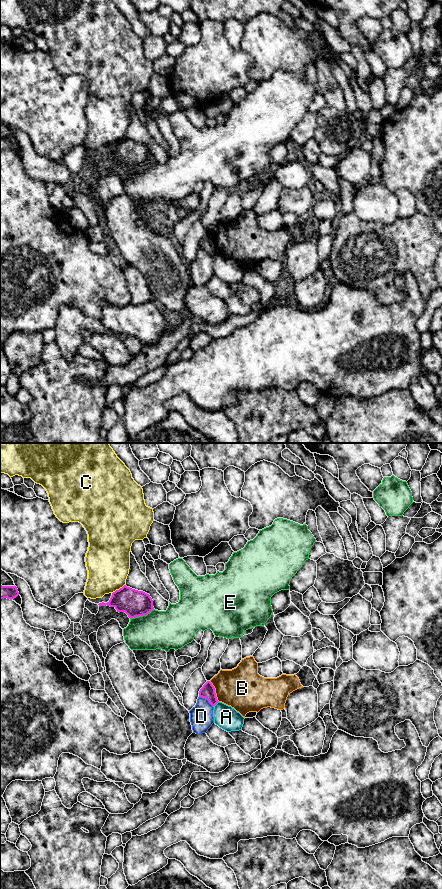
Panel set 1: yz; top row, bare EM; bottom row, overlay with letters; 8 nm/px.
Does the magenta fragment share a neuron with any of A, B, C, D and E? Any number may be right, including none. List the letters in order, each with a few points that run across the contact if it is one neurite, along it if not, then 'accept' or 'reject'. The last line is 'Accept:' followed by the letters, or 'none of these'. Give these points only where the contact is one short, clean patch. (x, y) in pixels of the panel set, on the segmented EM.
A: line yz (218, 701), (213, 706); reject
B: reject
C: reject
D: line yz (199, 696), (206, 699), (212, 706); reject
E: reject
Accept: none of these

